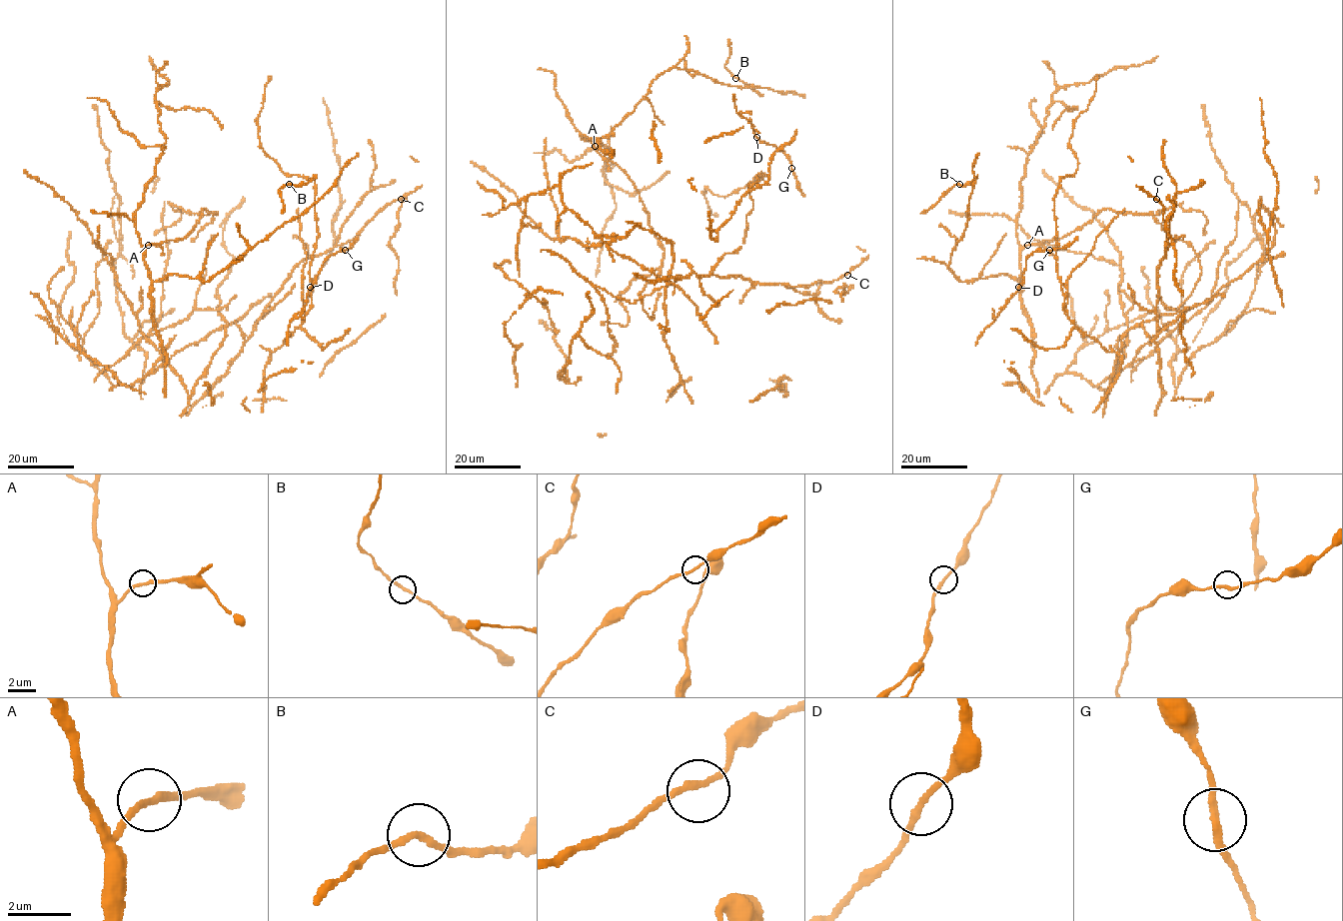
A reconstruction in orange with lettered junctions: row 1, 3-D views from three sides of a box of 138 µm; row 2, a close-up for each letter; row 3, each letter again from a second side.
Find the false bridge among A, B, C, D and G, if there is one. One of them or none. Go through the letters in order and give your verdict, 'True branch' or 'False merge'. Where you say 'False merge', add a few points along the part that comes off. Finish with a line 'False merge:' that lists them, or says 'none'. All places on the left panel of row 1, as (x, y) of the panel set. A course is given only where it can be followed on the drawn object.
A: True branch
B: True branch
C: True branch
D: True branch
G: True branch
False merge: none

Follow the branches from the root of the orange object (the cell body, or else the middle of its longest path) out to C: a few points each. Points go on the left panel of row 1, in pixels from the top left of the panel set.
C: (115, 376), (132, 386), (161, 357), (190, 396), (228, 322), (247, 340), (298, 264), (352, 240), (401, 199)

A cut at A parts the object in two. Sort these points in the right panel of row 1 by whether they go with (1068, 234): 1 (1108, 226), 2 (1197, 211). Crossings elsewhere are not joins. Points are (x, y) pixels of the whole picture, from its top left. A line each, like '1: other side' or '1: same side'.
1: other side
2: same side

